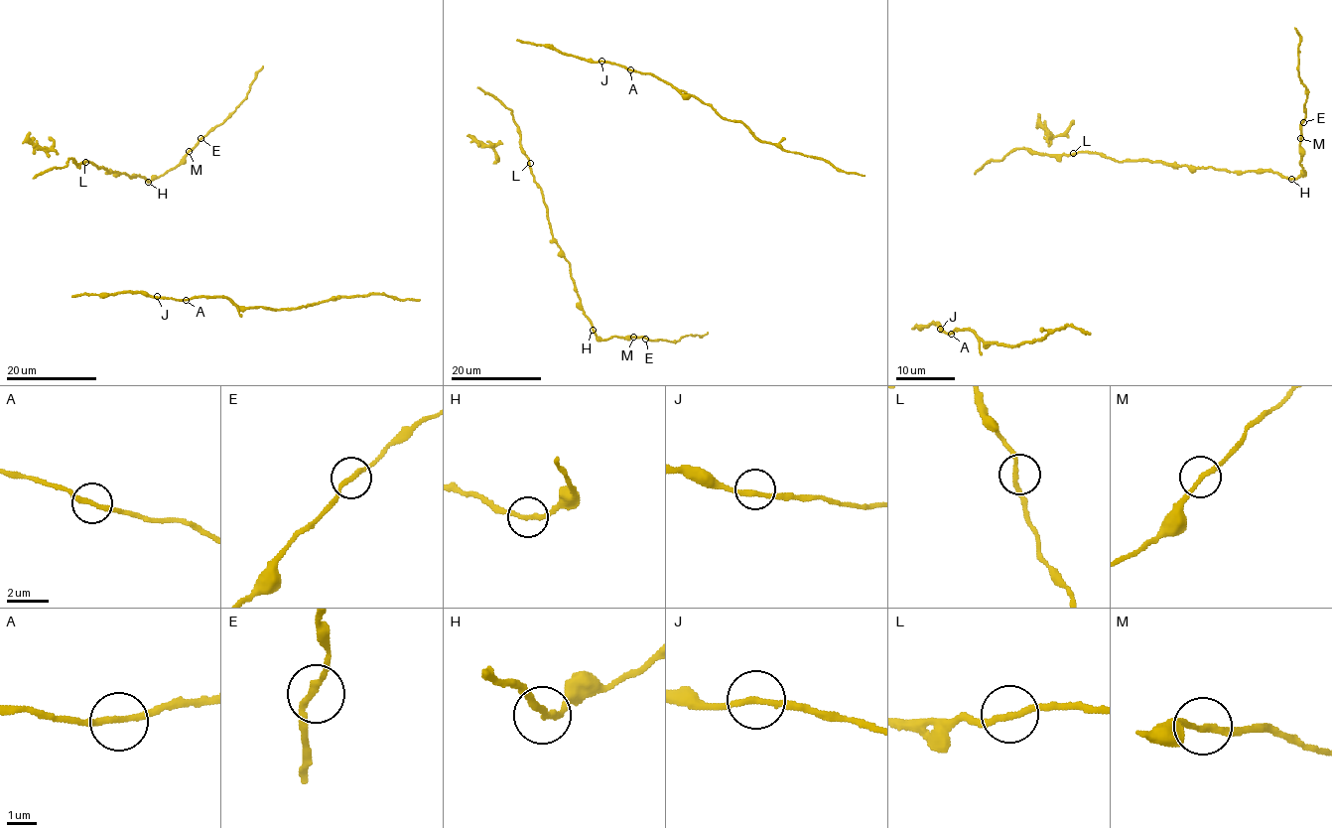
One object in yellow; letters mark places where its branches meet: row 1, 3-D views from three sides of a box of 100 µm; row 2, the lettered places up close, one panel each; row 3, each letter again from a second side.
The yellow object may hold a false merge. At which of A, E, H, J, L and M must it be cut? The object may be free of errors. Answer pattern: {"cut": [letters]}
{"cut": []}

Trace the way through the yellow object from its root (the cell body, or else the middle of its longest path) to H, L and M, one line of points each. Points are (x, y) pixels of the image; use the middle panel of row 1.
H: (478, 86), (511, 110), (533, 181), (543, 196), (553, 240), (570, 264), (581, 308), (593, 330)
L: (478, 86), (511, 110), (522, 150), (530, 163)
M: (478, 86), (511, 110), (533, 181), (543, 196), (553, 240), (570, 264), (594, 332), (602, 340), (633, 337)

